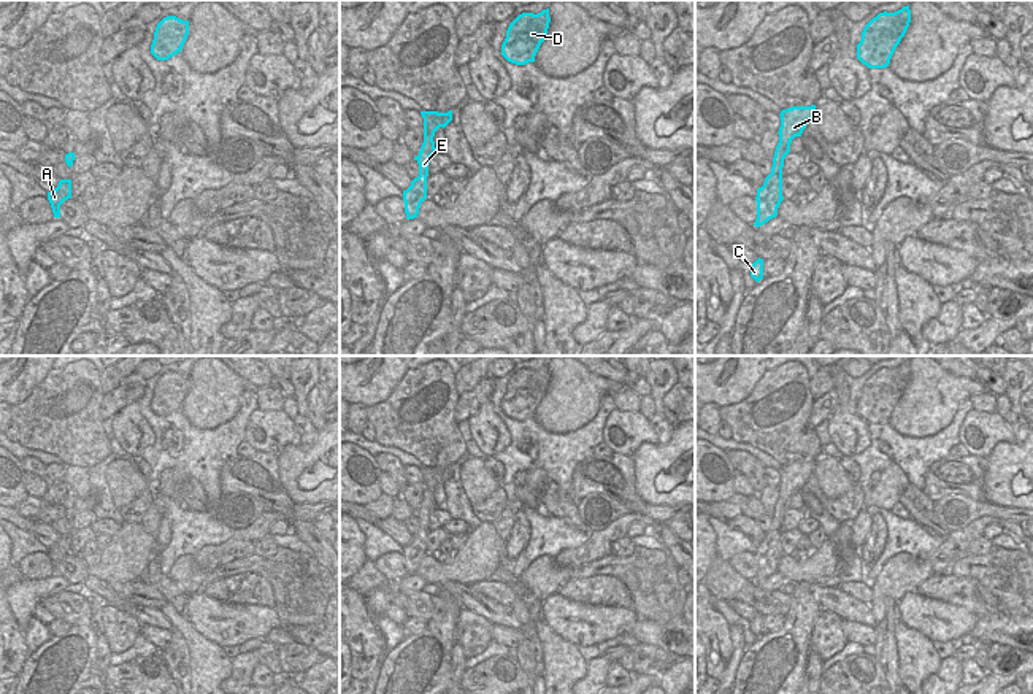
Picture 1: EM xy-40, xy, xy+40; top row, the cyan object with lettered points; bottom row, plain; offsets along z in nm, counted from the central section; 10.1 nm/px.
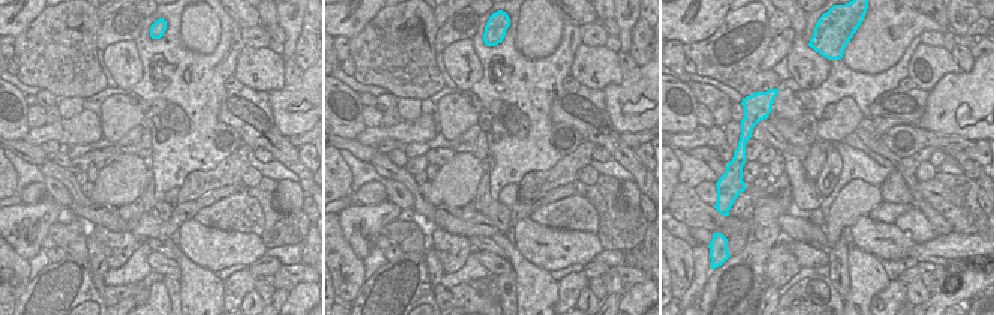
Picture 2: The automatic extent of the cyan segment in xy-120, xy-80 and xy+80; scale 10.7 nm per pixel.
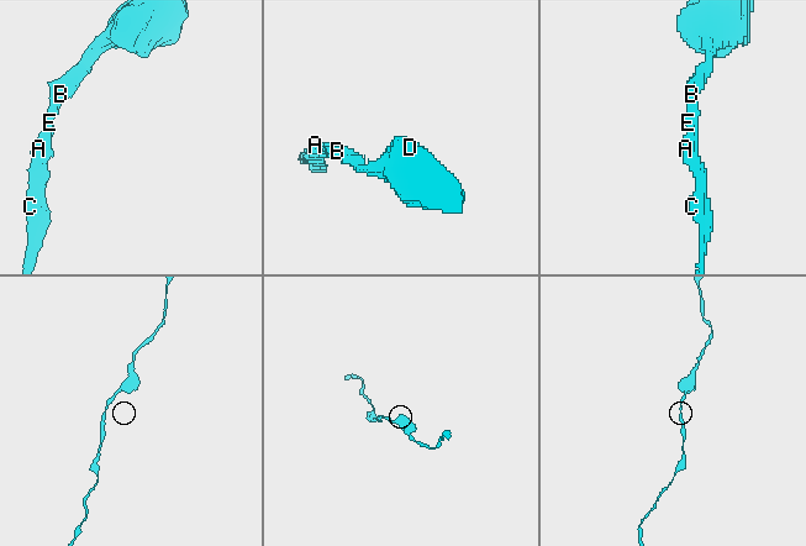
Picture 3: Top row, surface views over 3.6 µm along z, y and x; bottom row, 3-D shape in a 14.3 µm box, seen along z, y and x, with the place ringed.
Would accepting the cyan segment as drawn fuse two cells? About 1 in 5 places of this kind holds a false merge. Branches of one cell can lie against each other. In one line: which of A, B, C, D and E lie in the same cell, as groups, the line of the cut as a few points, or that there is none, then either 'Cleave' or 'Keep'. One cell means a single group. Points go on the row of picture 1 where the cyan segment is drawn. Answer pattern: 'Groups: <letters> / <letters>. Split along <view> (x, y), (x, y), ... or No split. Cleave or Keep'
Groups: A B C D E. No split. Keep

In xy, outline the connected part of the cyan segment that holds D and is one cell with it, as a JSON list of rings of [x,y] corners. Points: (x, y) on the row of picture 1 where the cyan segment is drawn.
[[[549,8],[538,14],[522,13],[508,27],[501,56],[516,65],[535,62],[549,29]]]

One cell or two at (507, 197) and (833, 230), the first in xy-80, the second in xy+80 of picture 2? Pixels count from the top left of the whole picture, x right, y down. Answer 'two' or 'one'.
one

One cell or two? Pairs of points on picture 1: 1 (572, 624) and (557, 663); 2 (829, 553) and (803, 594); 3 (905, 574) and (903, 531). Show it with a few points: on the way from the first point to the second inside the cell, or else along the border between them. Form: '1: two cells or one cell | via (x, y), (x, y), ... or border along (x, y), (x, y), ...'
1: two cells | border along (543, 618), (556, 632), (576, 647)
2: two cells | border along (811, 583), (800, 582), (795, 585)
3: two cells | border along (916, 556), (895, 553), (876, 577)

